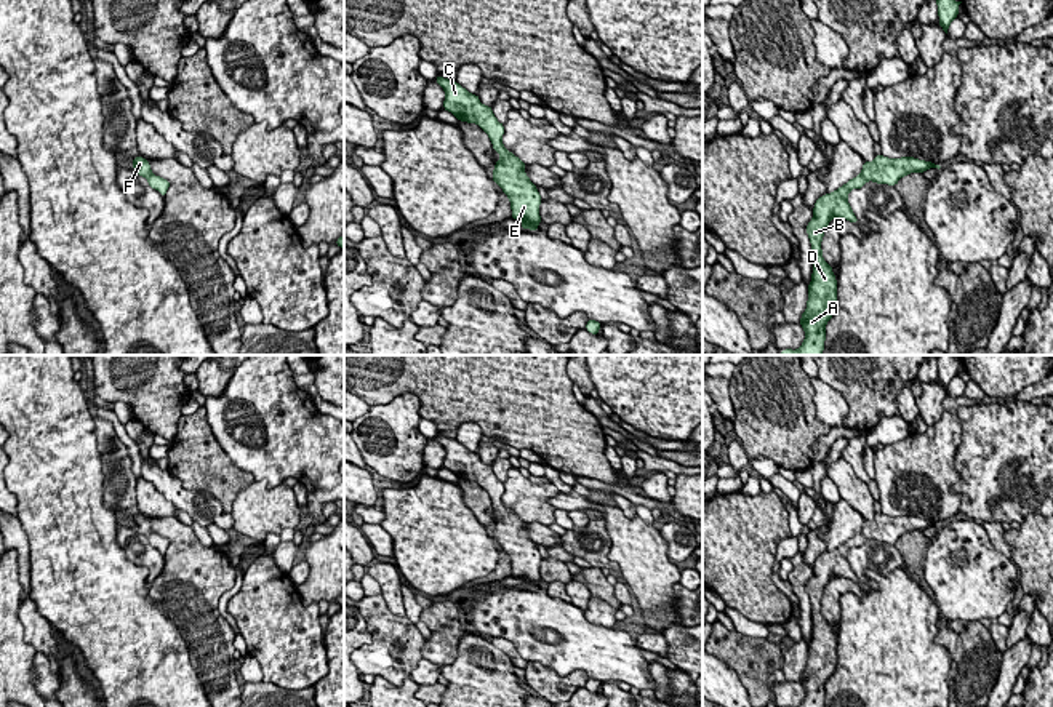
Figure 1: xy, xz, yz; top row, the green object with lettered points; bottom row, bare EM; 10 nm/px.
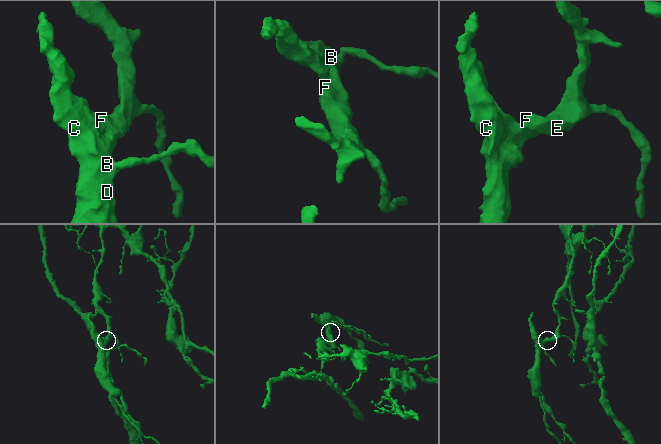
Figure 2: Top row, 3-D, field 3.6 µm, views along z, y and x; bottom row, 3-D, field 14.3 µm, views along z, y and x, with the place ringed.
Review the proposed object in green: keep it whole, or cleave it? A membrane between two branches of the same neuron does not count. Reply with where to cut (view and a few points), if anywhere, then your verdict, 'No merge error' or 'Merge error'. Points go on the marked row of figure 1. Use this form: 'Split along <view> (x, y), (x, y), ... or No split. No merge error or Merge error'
No split. No merge error

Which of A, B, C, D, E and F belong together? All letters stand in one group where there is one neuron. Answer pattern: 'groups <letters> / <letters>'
groups A B C D E F

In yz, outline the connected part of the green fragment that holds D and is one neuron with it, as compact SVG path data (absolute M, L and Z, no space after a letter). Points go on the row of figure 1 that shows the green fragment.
M875 155L874 162L864 162L861 174L850 179L837 190L819 197L813 208L813 218L807 224L811 243L813 274L808 285L807 309L800 325L805 339L797 350L786 349L779 355L823 355L826 341L826 323L832 318L837 307L837 280L832 267L824 261L821 242L824 230L834 218L858 224L858 218L848 203L848 194L861 189L867 181L896 186L901 178L911 173L925 173L928 168L941 168L936 163L914 157L888 158Z

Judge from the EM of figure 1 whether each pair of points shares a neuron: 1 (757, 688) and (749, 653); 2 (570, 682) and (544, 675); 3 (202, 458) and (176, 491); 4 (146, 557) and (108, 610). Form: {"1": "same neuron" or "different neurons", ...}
{"1": "same neuron", "2": "same neuron", "3": "different neurons", "4": "different neurons"}

